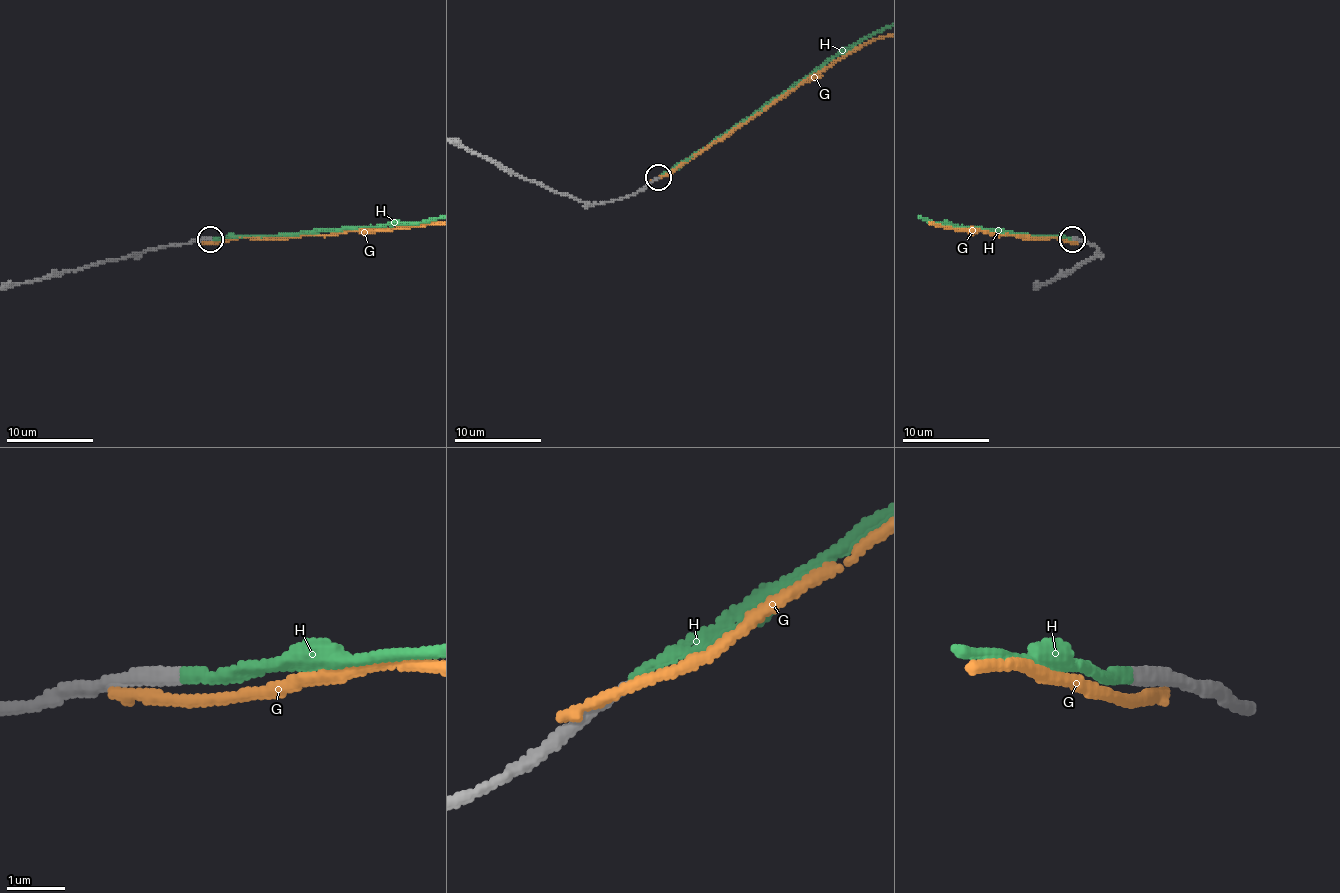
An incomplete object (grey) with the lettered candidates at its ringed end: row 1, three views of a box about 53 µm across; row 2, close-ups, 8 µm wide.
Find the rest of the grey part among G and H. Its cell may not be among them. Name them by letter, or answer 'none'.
H

